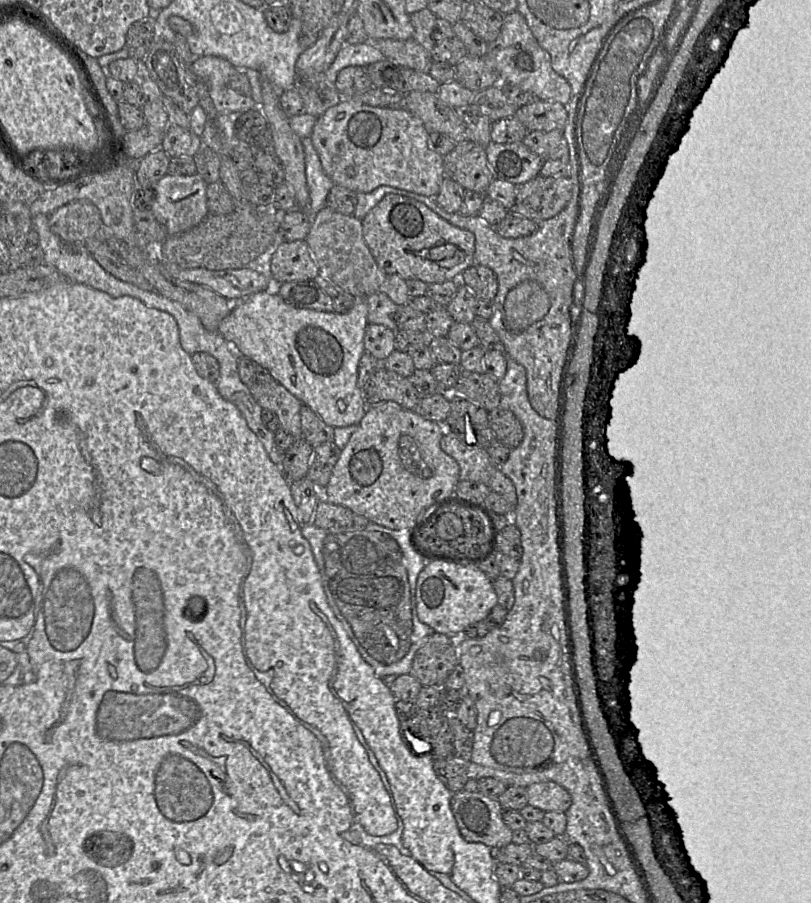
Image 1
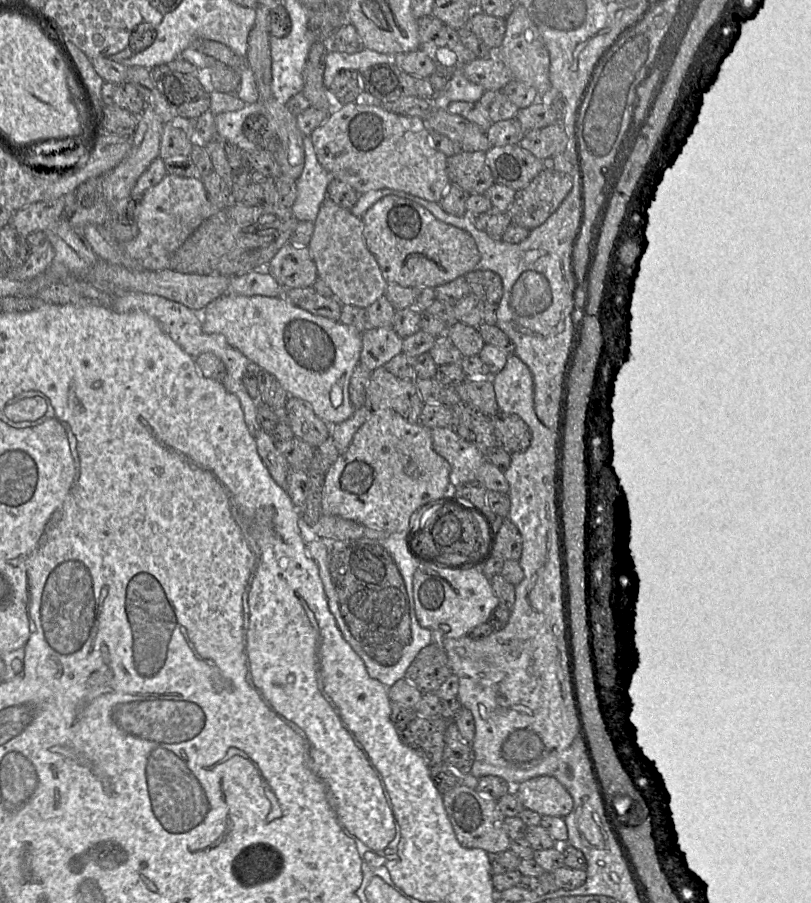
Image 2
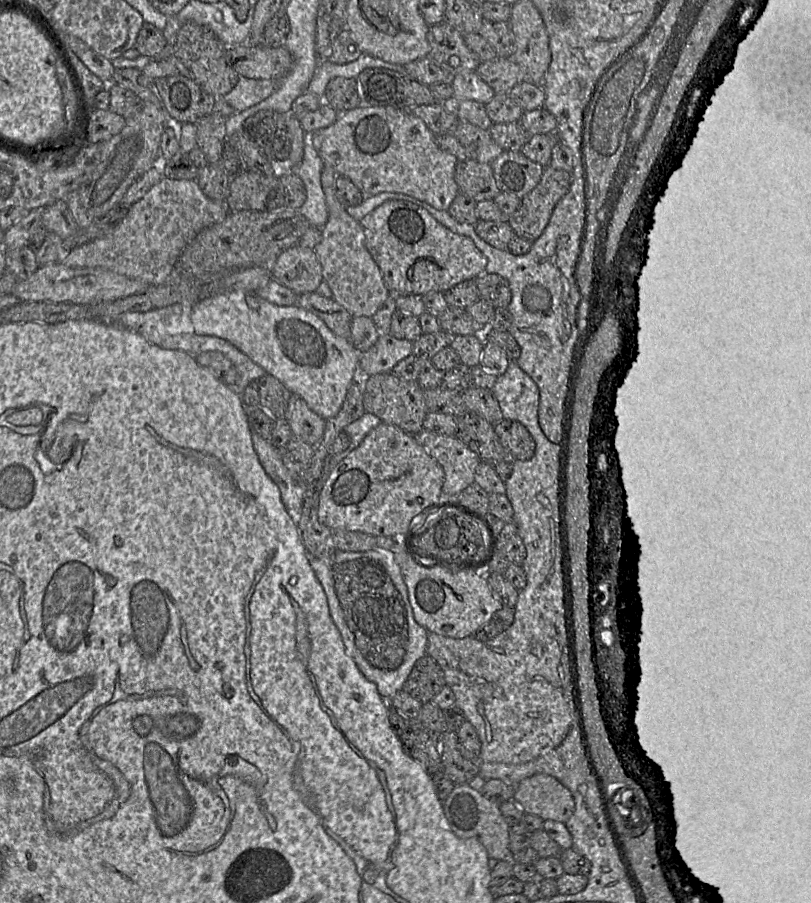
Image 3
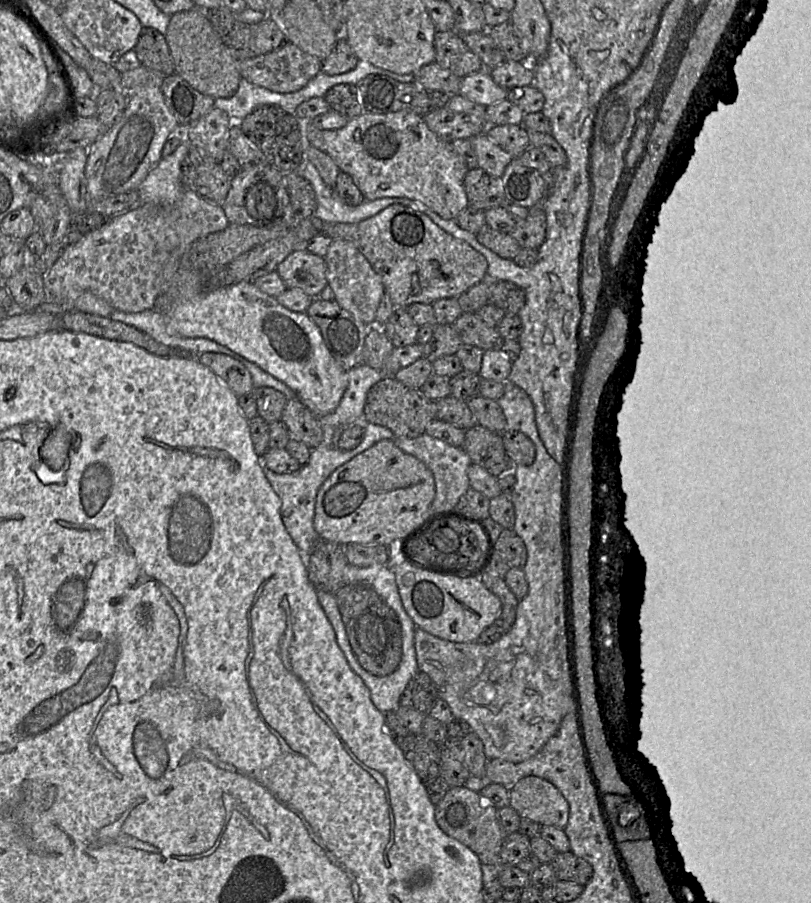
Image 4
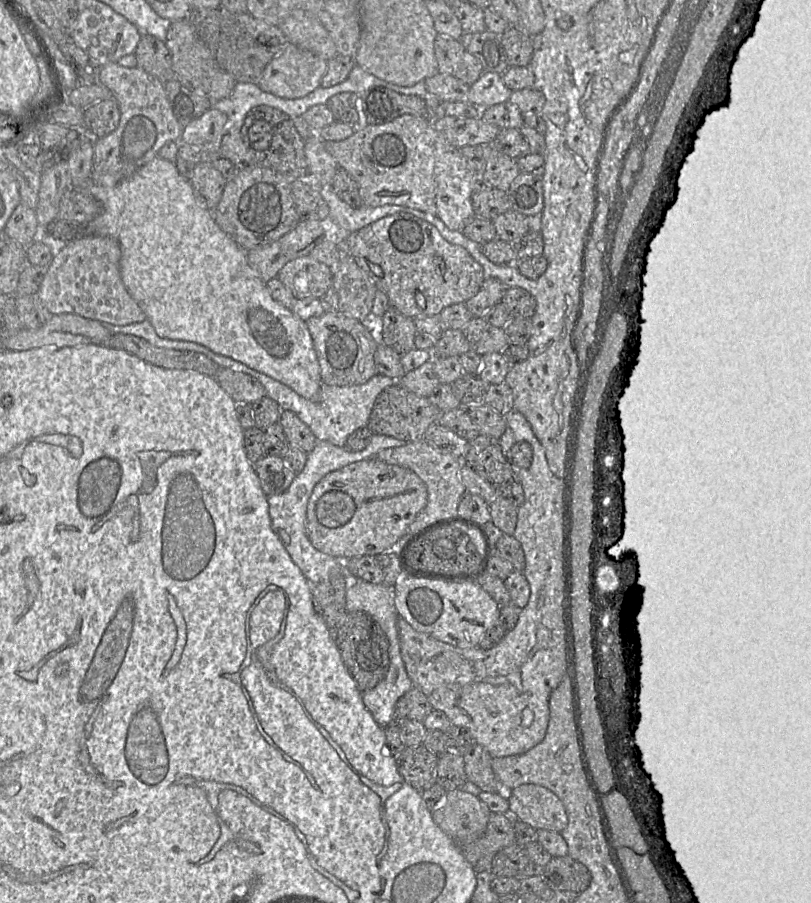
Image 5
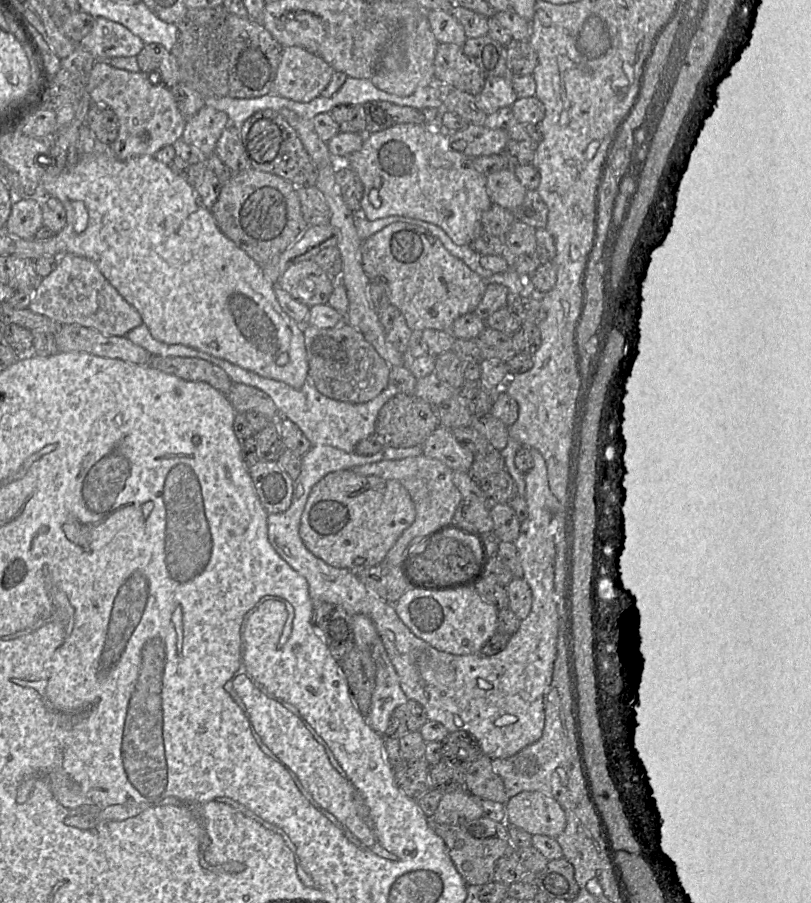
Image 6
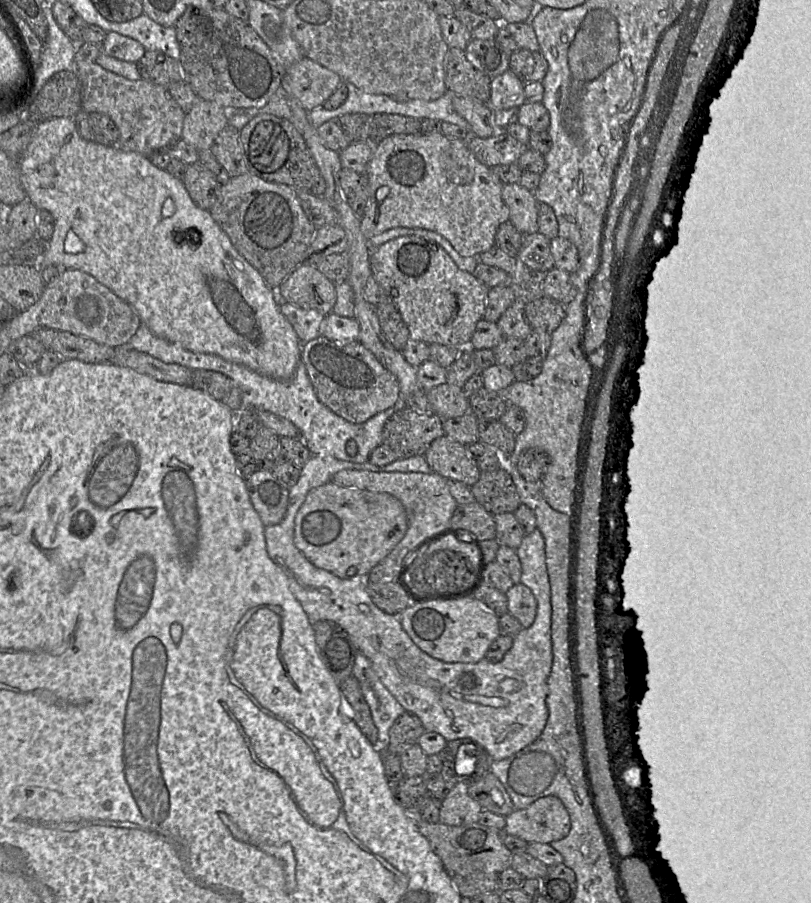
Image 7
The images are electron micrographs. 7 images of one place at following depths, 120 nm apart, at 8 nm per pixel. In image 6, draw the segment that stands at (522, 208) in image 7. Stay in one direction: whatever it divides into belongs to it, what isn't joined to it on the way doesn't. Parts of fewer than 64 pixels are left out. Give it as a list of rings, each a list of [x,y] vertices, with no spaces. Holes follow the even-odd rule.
[[[512,168],[488,174],[487,190],[493,204],[509,211],[517,210],[527,191],[525,186],[517,179]]]

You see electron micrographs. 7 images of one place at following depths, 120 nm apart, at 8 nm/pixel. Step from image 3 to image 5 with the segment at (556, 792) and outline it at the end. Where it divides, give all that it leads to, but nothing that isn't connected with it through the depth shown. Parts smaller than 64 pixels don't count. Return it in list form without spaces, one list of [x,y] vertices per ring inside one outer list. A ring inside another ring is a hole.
[[[523,784],[503,792],[509,804],[508,814],[514,821],[527,823],[535,830],[561,832],[566,827],[564,805],[549,789],[536,784]]]

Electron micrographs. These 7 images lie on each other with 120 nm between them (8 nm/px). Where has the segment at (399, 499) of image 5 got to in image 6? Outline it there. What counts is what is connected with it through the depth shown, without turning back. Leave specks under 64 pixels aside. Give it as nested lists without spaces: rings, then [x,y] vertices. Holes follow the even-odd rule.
[[[353,469],[331,472],[311,489],[300,519],[299,534],[307,549],[327,564],[357,574],[383,562],[401,534],[416,517],[415,504],[397,480],[363,476]]]

